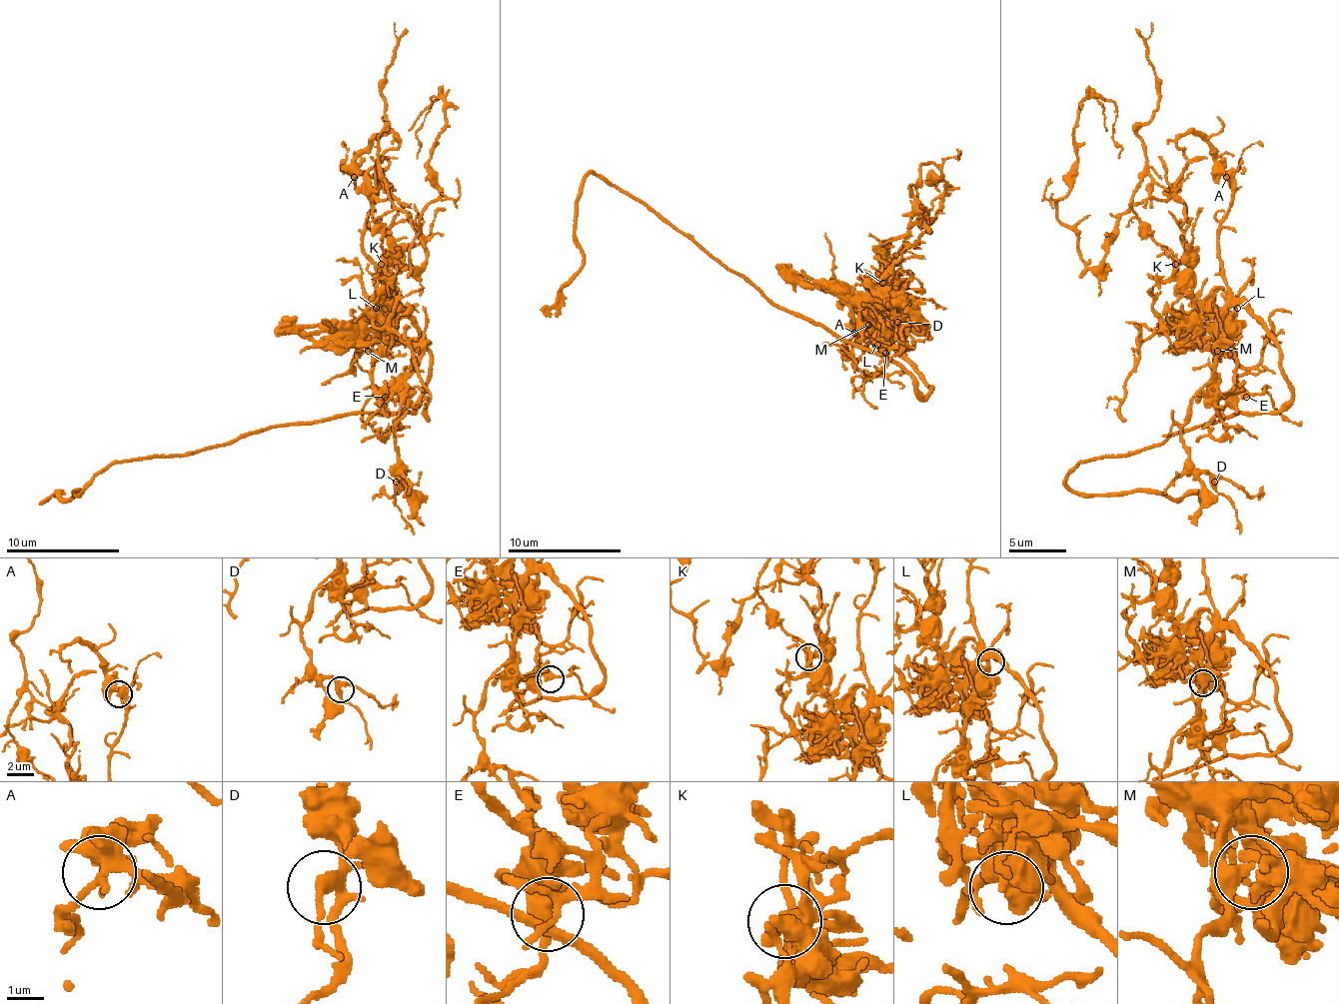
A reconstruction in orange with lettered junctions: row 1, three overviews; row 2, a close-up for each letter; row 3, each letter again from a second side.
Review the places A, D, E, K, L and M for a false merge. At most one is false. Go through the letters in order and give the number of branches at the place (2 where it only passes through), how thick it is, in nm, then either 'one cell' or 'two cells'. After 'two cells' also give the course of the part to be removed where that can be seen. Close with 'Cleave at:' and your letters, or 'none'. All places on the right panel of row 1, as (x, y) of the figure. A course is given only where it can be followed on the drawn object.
A: 3 | 320 nm | one cell
D: 3 | 300 nm | one cell
E: 3 | 360 nm | one cell
K: 4 | 320 nm | two cells | (1175, 263), (1129, 209), (1092, 269), (1058, 217), (1089, 97), (1115, 106), (1118, 157)
L: 3 | 280 nm | one cell
M: 6 | 300 nm | one cell
Cleave at: K

